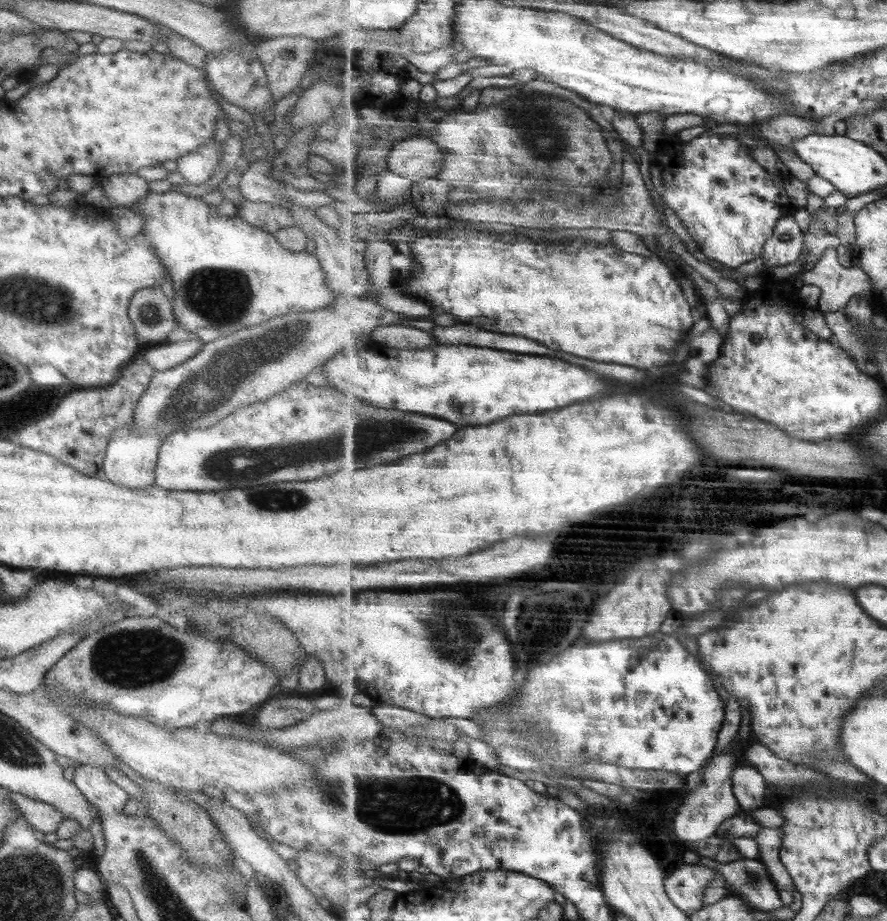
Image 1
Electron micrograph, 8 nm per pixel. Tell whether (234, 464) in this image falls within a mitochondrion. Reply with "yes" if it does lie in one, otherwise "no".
yes

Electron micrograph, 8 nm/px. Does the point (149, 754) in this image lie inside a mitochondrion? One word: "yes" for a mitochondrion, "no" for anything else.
no

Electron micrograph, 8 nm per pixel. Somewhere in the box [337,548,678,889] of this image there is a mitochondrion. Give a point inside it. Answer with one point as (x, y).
(412, 806)

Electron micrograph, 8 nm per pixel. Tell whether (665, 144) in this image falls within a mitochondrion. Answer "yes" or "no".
no

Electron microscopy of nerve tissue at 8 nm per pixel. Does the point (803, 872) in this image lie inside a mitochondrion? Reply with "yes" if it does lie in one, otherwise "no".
no

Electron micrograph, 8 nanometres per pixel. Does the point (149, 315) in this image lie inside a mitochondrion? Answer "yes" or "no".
yes

